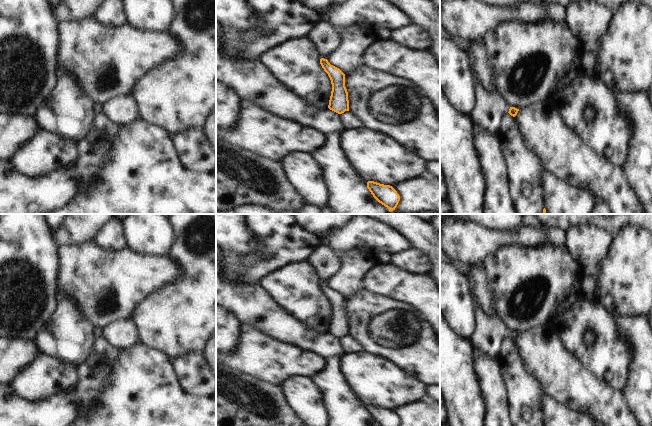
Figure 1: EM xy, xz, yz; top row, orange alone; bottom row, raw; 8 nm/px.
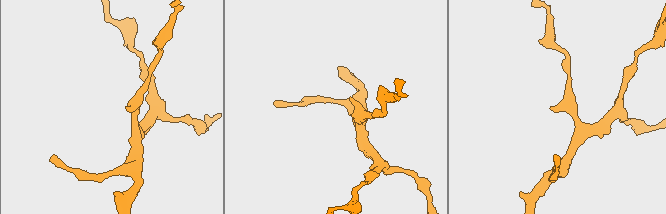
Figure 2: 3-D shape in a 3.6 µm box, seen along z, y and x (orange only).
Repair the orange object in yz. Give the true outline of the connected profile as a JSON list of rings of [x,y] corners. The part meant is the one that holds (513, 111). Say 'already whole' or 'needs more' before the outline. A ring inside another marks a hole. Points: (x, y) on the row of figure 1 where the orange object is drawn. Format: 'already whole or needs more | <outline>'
needs more | [[[476,72],[473,73],[475,88],[475,106],[471,112],[471,119],[475,125],[483,127],[491,133],[498,133],[501,120],[506,113],[515,117],[519,109],[508,104],[499,93],[486,89]]]

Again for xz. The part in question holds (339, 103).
needs more | [[[319,21],[310,29],[307,37],[319,55],[322,68],[331,80],[332,91],[328,108],[338,114],[349,111],[345,74],[339,68],[331,65],[326,59],[340,45],[341,37],[339,33],[329,23]]]

